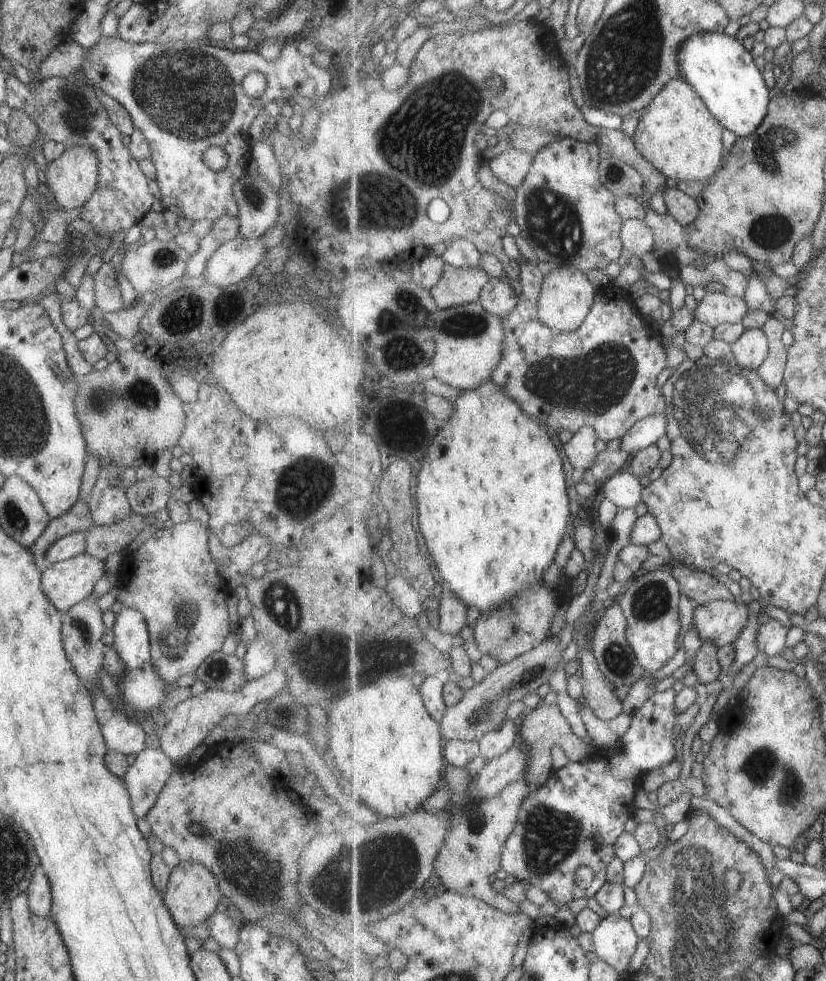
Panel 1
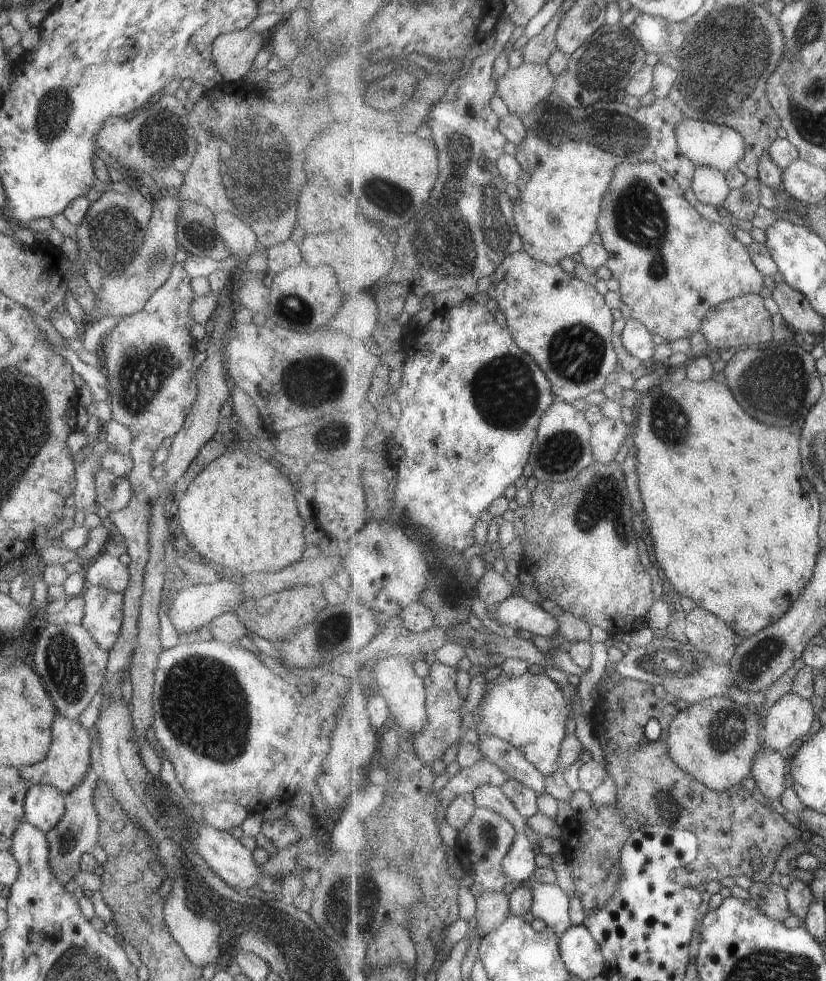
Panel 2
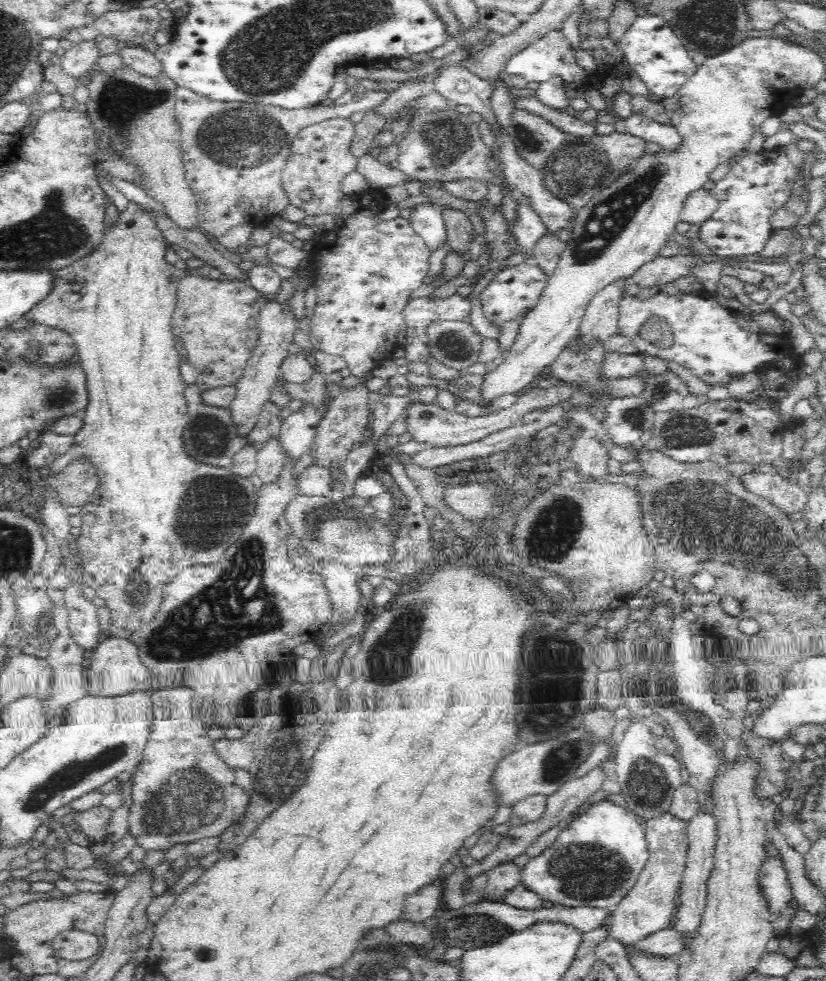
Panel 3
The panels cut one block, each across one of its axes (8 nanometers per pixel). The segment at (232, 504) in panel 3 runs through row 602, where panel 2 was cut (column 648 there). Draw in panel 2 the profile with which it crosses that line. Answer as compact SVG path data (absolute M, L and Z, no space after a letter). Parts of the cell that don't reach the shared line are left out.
M557 91L551 92L522 121L527 129L525 140L517 146L516 157L523 174L516 182L519 192L513 200L513 214L517 232L521 234L524 250L539 262L558 265L565 256L573 256L583 250L597 232L601 214L601 200L609 190L615 176L615 168L621 162L653 161L660 164L685 188L691 188L698 166L685 156L678 143L677 127L684 119L684 112L671 96L656 97L651 105L633 108L621 103L617 97L597 101L589 106L571 107Z

